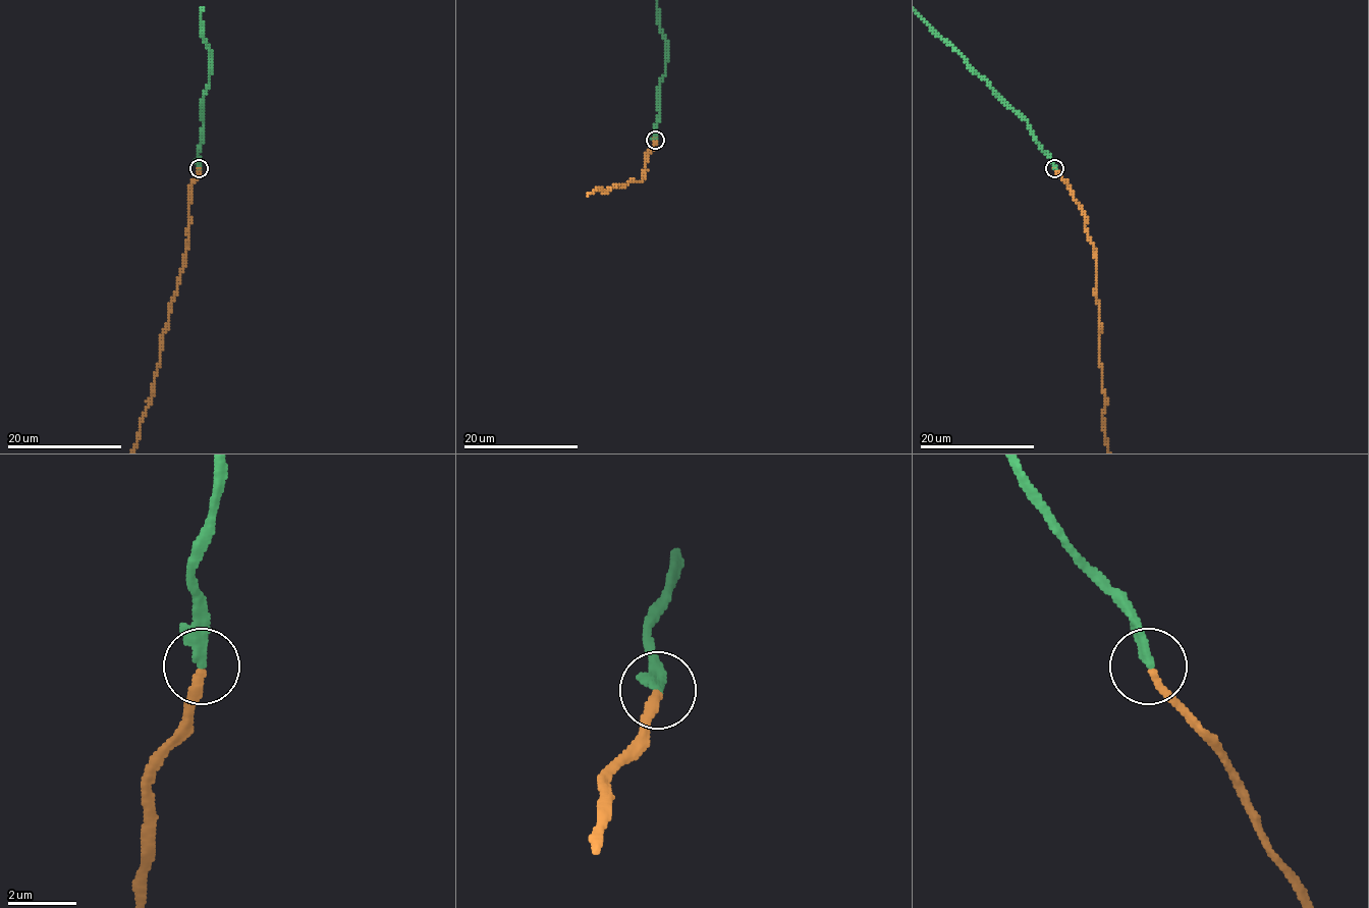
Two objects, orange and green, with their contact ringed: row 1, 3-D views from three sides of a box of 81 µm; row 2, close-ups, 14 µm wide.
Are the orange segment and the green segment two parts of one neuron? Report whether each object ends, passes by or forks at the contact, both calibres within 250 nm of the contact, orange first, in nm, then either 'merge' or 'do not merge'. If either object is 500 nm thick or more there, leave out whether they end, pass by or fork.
orange ends | green ends | 260/300 nm | merge

